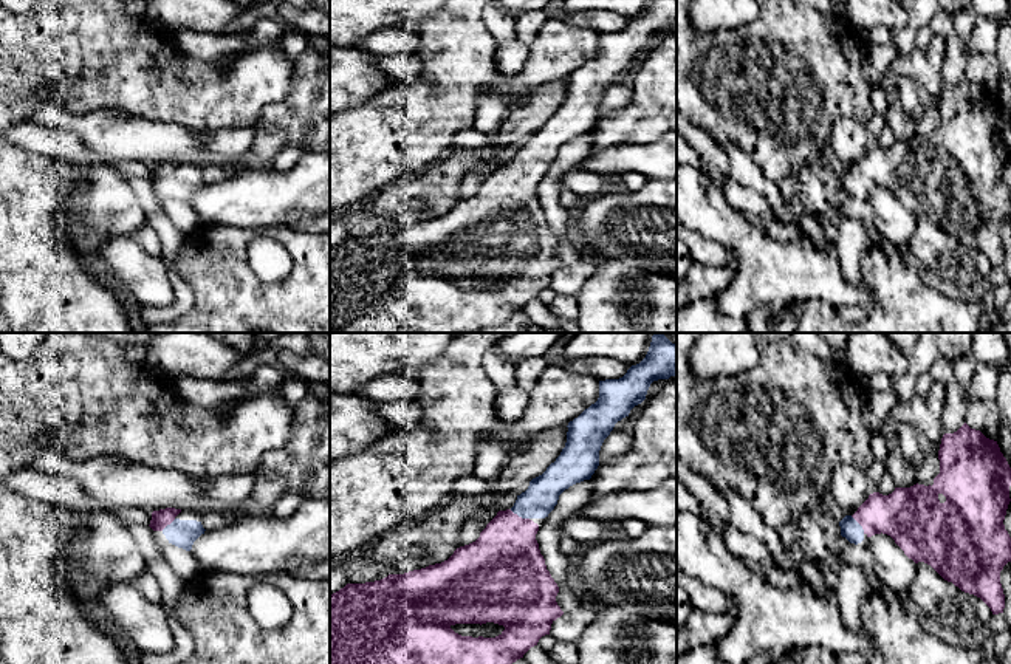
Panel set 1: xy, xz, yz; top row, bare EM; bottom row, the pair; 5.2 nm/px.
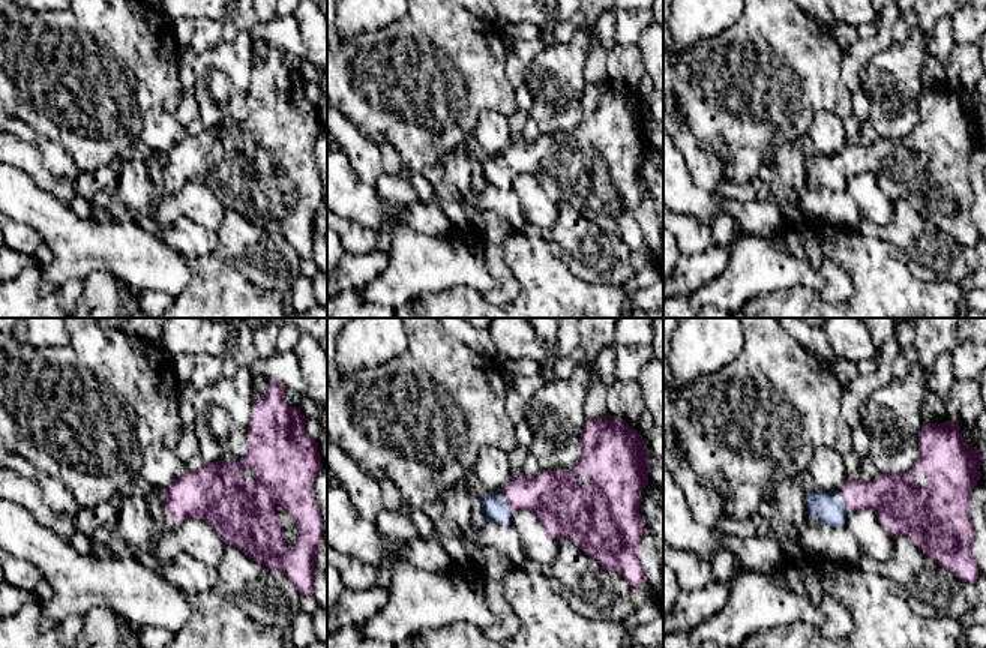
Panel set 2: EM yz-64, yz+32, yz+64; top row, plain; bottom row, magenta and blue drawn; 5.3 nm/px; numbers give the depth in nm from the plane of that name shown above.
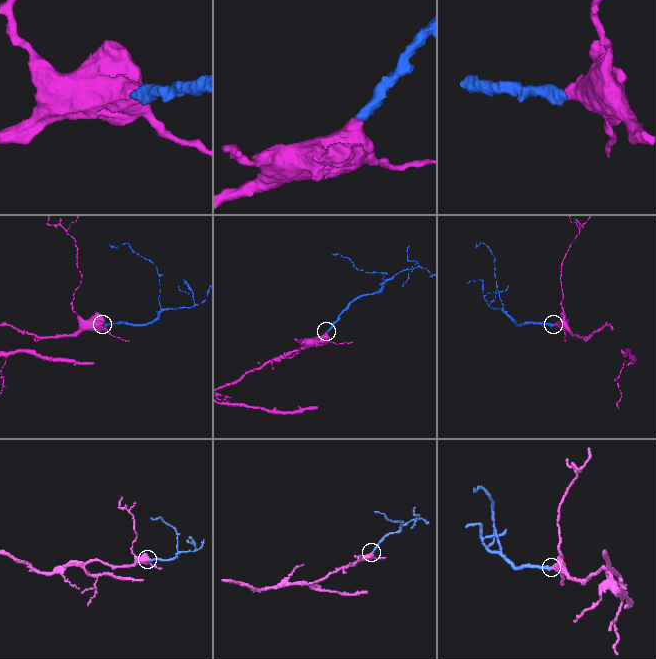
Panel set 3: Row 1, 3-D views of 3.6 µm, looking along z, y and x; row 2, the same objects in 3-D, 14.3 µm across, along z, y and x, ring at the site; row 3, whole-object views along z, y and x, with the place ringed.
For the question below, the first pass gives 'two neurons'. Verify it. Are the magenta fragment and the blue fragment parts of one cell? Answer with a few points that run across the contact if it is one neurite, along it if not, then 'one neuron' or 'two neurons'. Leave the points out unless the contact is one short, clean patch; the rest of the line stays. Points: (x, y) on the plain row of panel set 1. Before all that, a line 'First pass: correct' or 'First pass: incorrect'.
First pass: incorrect
line xz (505, 215), (505, 203), (517, 169), (541, 150); one neuron

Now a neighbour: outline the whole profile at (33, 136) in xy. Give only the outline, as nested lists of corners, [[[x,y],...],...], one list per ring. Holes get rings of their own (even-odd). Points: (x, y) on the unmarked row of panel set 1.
[[[25,121],[12,125],[6,138],[15,145],[42,156],[82,169],[98,161],[98,156],[79,138],[50,128],[43,124]]]

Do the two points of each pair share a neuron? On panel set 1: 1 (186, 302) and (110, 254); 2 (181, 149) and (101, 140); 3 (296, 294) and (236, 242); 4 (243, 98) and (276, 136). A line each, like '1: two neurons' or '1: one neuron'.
1: two neurons
2: one neuron
3: one neuron
4: two neurons

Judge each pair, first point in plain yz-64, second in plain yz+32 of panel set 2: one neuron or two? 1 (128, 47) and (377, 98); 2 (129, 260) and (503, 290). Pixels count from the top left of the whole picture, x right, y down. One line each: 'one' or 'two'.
1: one
2: two

